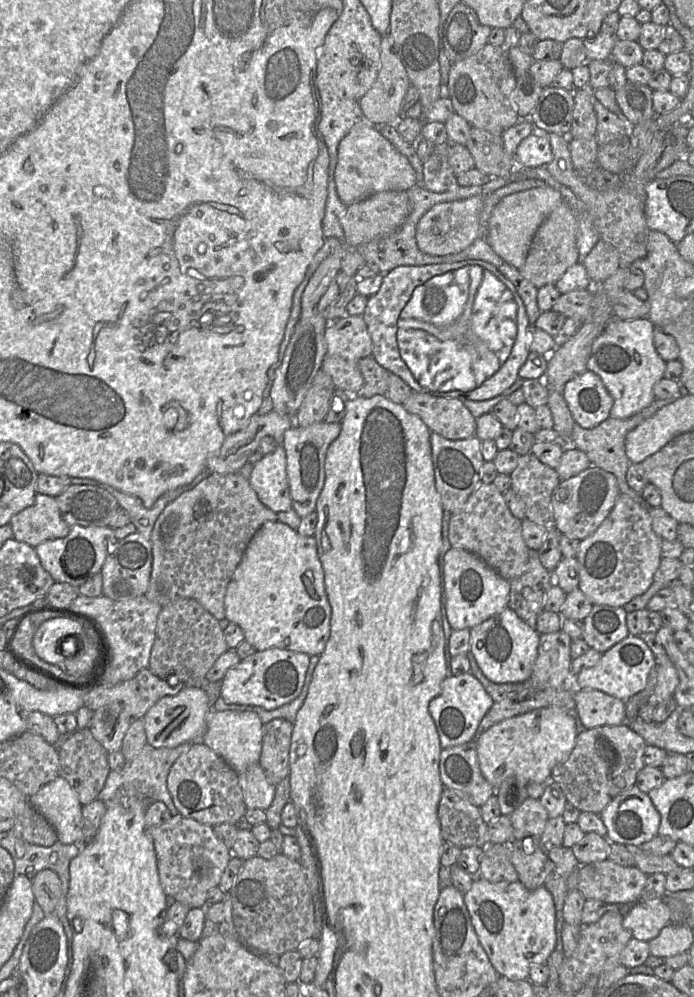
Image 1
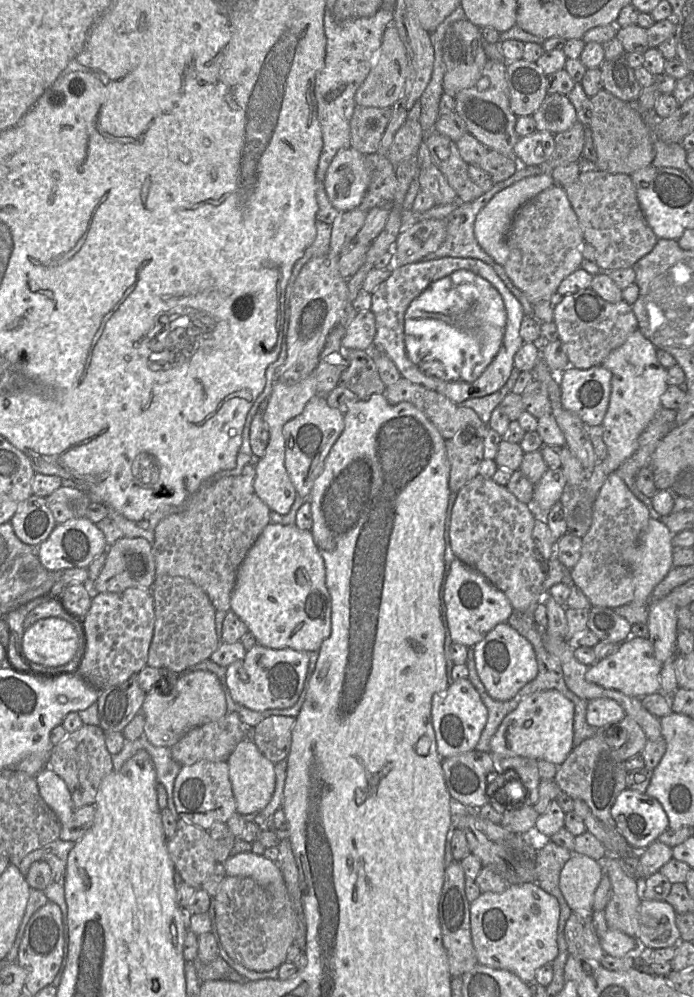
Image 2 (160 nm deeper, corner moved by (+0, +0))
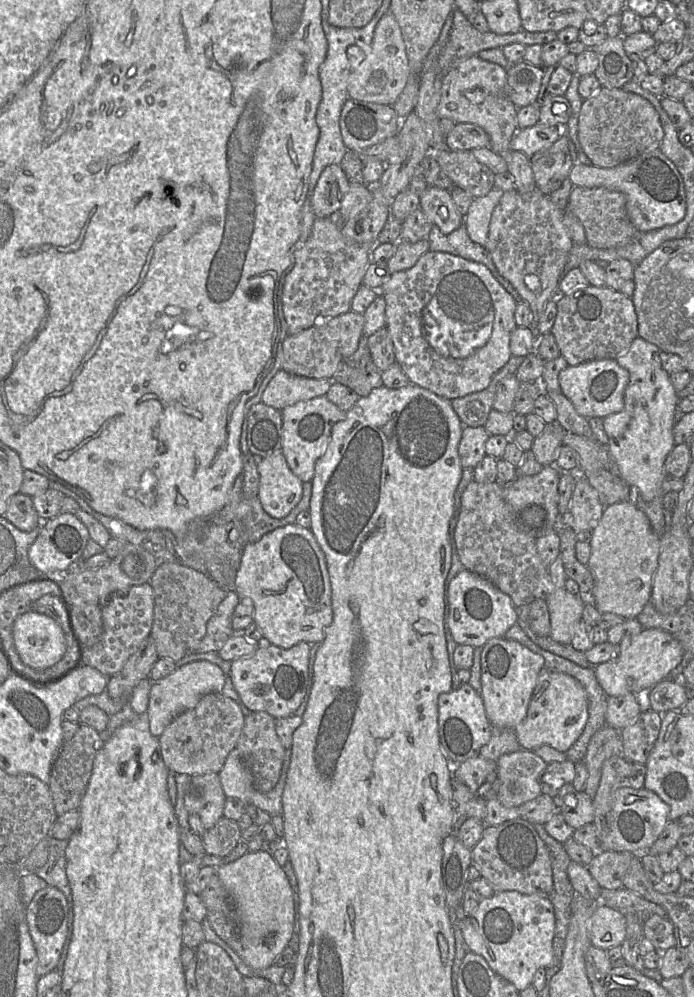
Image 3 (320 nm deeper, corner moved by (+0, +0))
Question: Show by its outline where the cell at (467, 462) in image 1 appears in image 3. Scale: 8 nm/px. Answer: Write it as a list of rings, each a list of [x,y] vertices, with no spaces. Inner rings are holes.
[[[463,427],[458,455],[463,469],[474,469],[485,457],[485,445],[490,434],[484,427]]]

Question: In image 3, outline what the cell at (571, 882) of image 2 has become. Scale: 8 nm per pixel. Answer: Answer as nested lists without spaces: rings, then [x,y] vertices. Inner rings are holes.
[[[599,905],[588,921],[592,945],[603,950],[621,946],[626,937],[626,926],[624,913]]]

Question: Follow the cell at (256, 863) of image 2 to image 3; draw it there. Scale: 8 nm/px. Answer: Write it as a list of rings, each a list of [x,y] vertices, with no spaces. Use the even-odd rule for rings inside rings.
[[[257,851],[248,852],[234,862],[219,866],[217,875],[234,908],[241,945],[237,955],[254,970],[273,965],[288,946],[294,926],[293,894],[284,870],[272,855]]]

